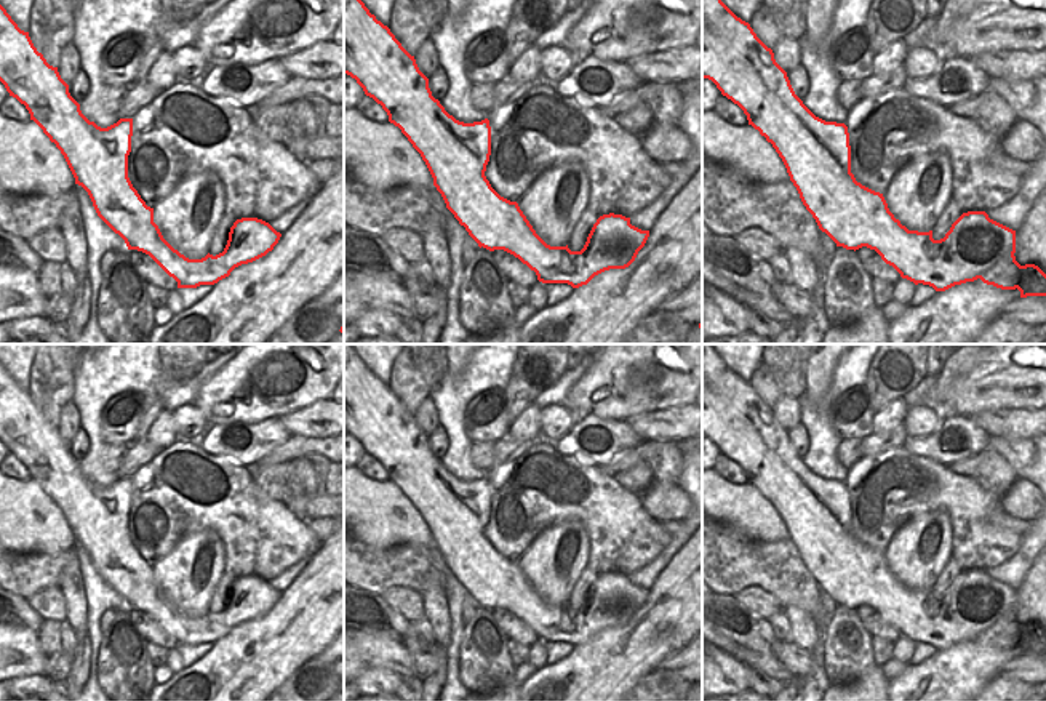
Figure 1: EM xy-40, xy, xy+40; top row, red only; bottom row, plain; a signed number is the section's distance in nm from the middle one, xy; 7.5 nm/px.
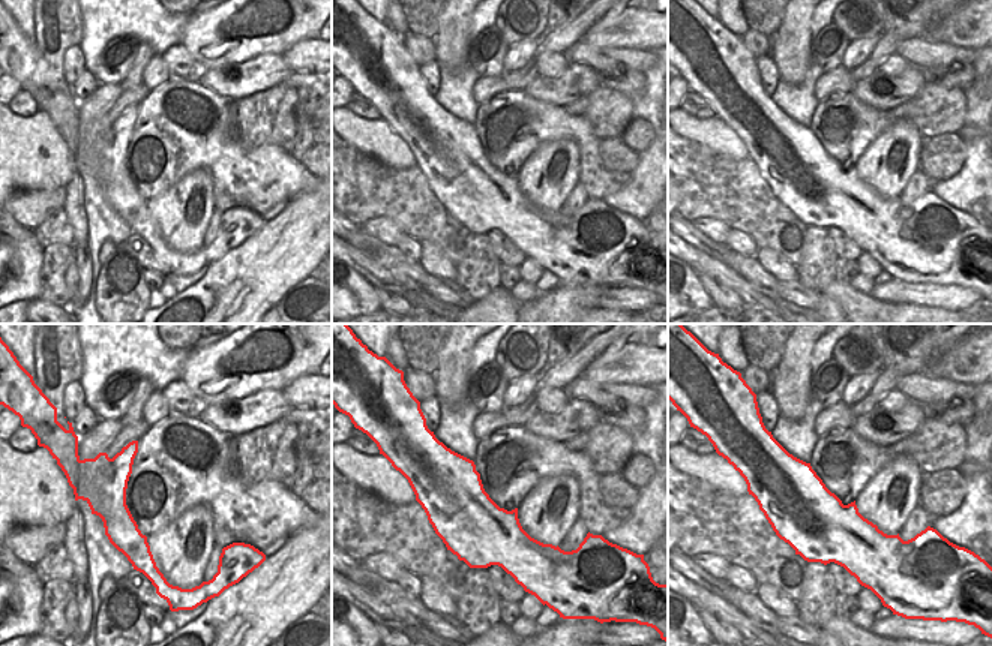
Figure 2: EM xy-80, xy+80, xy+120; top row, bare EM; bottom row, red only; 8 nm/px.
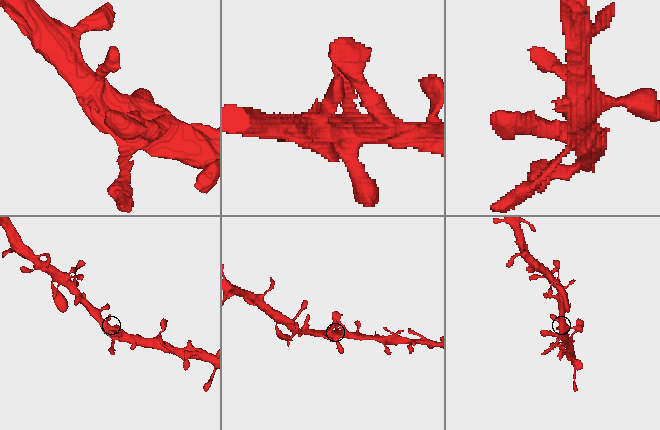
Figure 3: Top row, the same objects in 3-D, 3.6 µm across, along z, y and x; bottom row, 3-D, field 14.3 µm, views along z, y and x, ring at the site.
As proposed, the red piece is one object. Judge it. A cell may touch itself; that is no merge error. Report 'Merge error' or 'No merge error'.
No merge error.

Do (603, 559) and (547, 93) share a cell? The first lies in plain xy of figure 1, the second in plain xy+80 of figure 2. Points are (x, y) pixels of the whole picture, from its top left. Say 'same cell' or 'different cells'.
different cells

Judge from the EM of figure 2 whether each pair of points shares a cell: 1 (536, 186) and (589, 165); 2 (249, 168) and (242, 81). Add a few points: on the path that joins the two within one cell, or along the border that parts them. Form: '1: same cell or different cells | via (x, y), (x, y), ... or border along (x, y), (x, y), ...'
1: different cells | border along (562, 138), (571, 138), (577, 144), (578, 180)
2: different cells | border along (203, 87), (236, 101)

